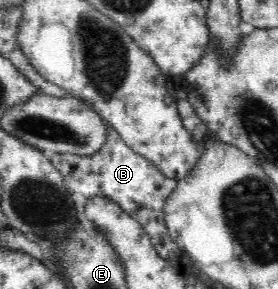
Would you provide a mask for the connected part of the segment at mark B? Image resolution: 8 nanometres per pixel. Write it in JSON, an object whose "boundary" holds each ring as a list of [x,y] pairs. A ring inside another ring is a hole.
{"boundary":[[[107,124],[106,142],[98,152],[88,156],[74,153],[54,153],[49,155],[51,163],[62,173],[65,185],[72,192],[80,192],[86,198],[104,195],[104,197],[120,205],[136,222],[142,225],[143,231],[150,237],[157,253],[176,269],[176,272],[187,273],[186,268],[194,264],[172,235],[168,232],[164,221],[164,204],[168,196],[174,192],[178,179],[168,178],[160,169],[133,151],[120,136],[120,133]]]}

